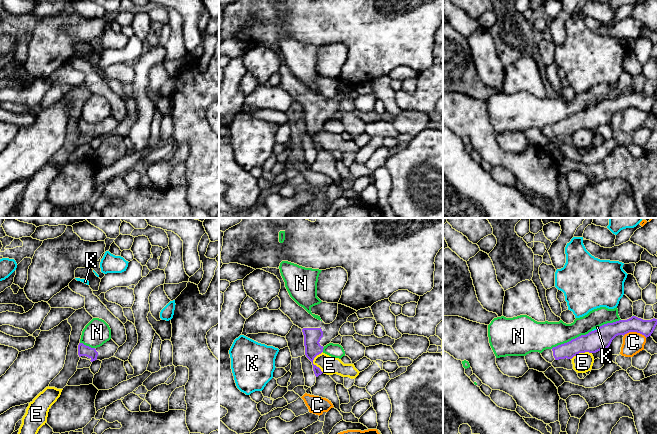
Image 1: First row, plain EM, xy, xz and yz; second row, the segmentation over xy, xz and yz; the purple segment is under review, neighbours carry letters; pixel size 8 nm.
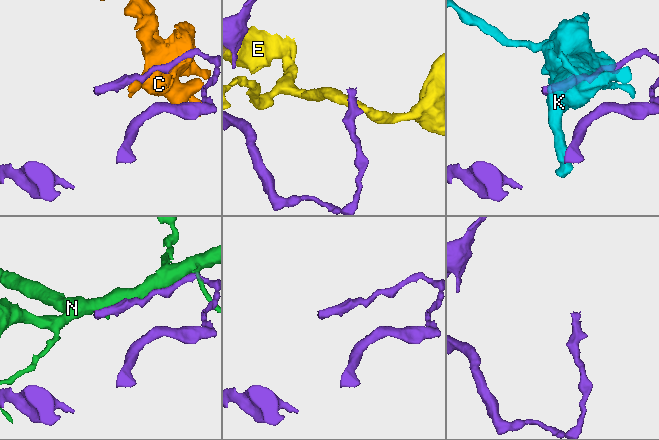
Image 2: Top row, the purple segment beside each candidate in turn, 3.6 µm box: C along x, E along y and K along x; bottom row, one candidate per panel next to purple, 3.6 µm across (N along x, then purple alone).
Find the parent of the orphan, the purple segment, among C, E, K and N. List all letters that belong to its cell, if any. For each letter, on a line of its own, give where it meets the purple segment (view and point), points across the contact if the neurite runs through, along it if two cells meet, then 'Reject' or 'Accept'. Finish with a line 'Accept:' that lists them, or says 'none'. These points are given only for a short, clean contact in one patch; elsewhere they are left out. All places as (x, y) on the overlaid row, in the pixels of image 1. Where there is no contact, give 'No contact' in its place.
C: Touches purple at yz (635, 331). Reject
E: Touches purple at xz (312, 362). Reject
K: Touches purple at yz (595, 330). Boundary: yz (599, 327), (592, 331). Reject
N: Touches purple at yz (572, 339). Reject
Accept: none

